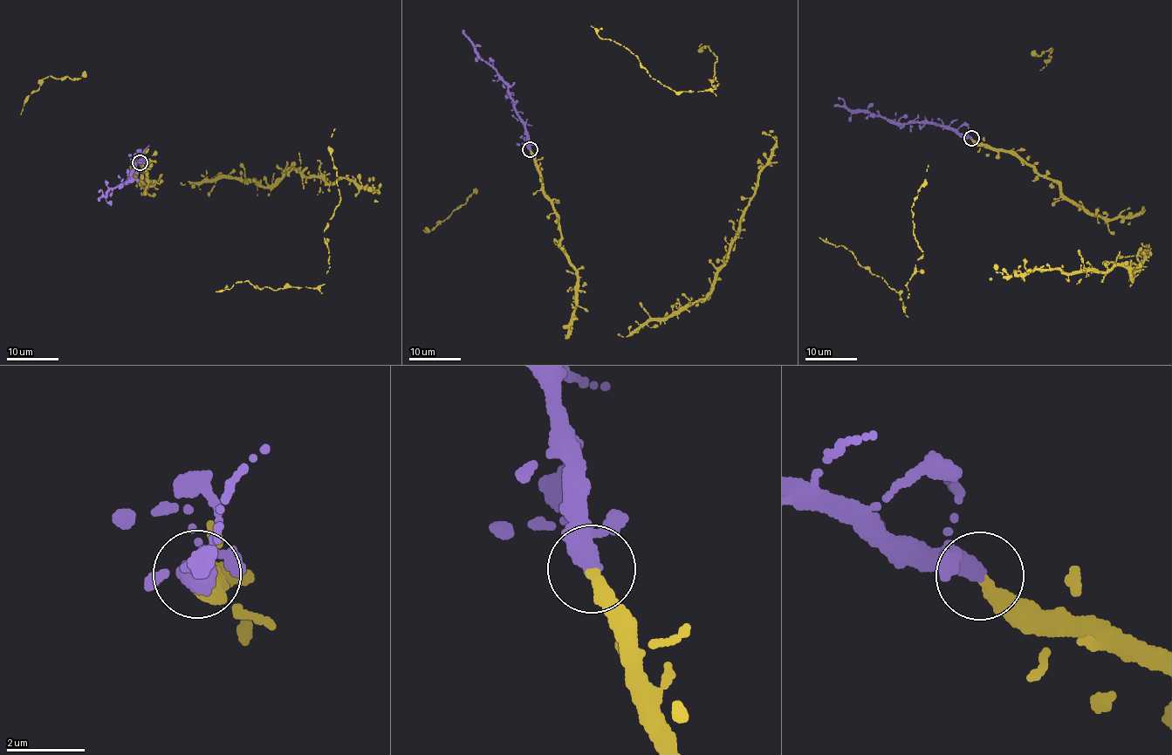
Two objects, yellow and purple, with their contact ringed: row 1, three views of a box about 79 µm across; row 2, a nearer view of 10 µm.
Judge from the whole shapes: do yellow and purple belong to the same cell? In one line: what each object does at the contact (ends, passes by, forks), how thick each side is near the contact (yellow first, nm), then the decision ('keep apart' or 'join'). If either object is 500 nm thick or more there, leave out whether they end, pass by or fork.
yellow ends; purple forks; calibres 360 and 240 nm; join

